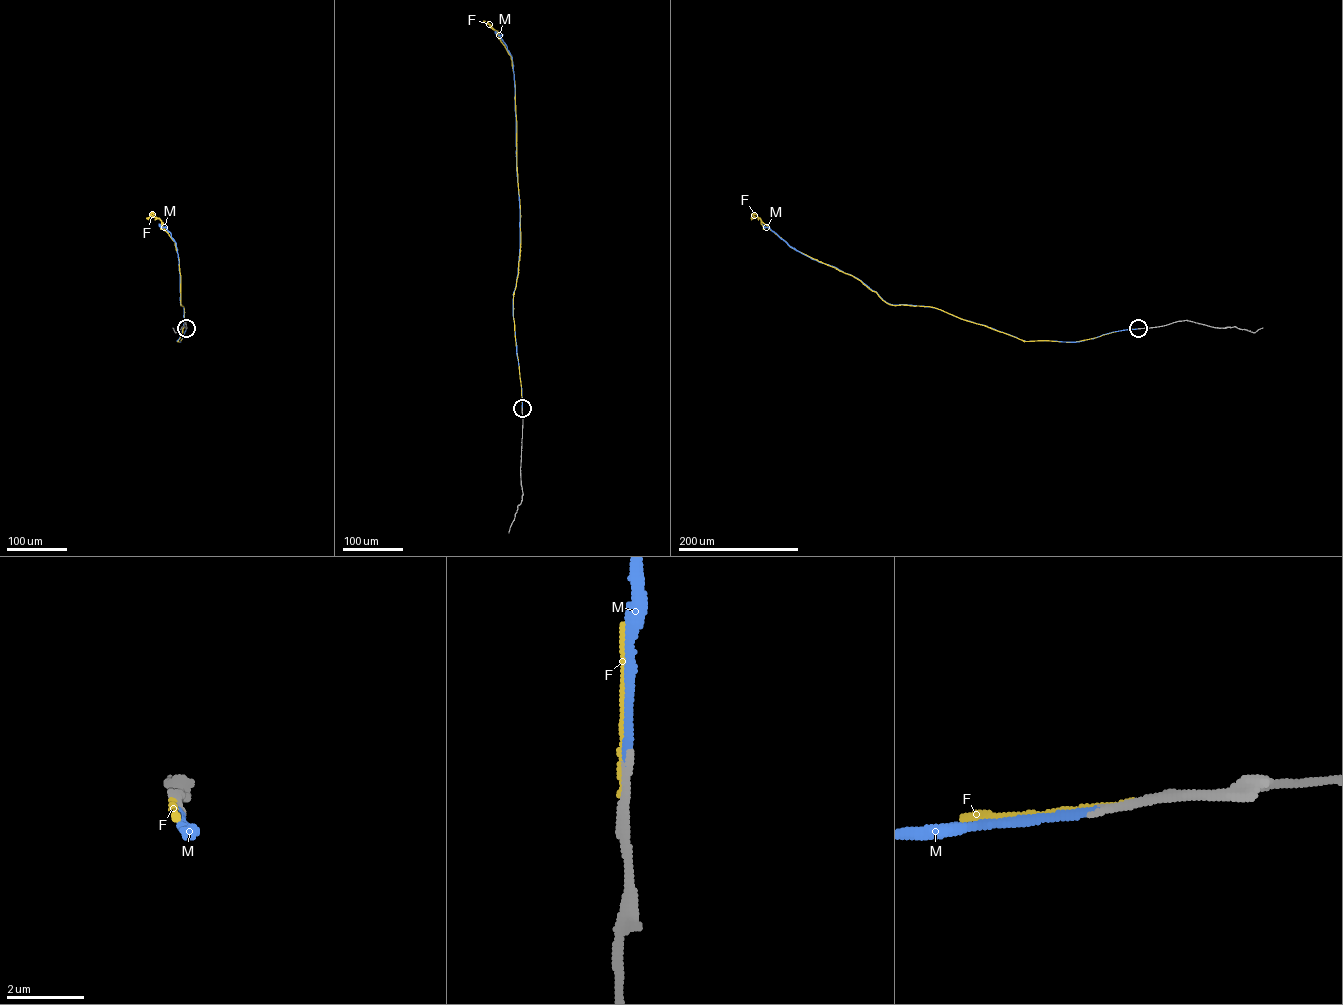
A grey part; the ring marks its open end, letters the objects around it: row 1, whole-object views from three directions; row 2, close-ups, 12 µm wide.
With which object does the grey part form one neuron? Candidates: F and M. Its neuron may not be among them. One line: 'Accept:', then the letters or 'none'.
Accept: M

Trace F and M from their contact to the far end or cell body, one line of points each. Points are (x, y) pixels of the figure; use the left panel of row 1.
F: (186, 328), (177, 341), (184, 322), (179, 259), (175, 242), (161, 220), (151, 213), (155, 214)
M: (186, 328), (180, 342), (177, 341), (184, 321), (177, 249), (170, 233), (159, 223)

